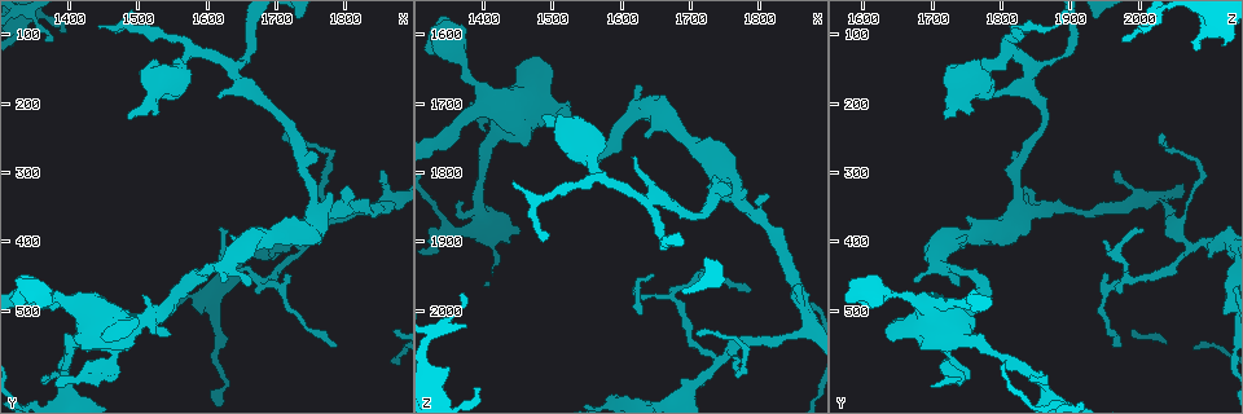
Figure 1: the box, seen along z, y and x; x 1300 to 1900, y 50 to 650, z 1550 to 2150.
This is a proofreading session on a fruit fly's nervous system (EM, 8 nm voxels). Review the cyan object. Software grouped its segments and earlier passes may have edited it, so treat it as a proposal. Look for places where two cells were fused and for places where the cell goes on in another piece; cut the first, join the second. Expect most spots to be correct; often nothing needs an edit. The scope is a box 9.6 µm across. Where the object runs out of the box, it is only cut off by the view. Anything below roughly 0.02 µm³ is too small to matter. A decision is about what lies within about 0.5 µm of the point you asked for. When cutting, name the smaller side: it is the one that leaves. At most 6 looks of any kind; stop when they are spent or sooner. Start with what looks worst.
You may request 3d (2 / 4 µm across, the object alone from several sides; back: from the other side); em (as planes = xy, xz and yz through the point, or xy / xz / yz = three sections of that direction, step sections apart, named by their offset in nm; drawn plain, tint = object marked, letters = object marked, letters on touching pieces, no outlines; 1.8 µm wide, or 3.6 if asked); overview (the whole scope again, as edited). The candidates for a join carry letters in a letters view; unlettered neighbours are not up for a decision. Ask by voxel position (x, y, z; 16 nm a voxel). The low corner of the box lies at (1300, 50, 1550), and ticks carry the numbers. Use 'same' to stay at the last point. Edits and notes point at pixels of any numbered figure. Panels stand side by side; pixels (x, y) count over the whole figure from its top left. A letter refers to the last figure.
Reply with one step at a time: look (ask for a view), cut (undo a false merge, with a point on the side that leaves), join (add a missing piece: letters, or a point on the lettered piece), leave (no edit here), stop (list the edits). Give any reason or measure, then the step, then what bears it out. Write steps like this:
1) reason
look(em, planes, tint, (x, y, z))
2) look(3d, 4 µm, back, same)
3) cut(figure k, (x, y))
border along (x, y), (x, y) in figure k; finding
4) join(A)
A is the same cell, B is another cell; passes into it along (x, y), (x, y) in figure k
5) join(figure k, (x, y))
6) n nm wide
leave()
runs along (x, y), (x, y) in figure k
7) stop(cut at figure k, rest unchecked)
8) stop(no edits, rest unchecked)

branch stops here
look(em, planes, tint, (1395, 95, 2115))

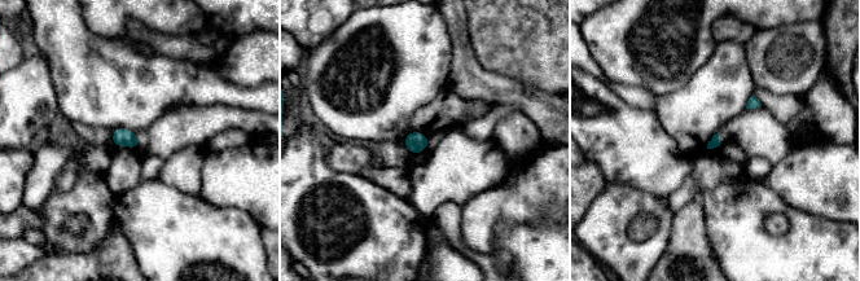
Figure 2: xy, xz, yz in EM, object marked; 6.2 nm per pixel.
look(em, planes, letters, same)

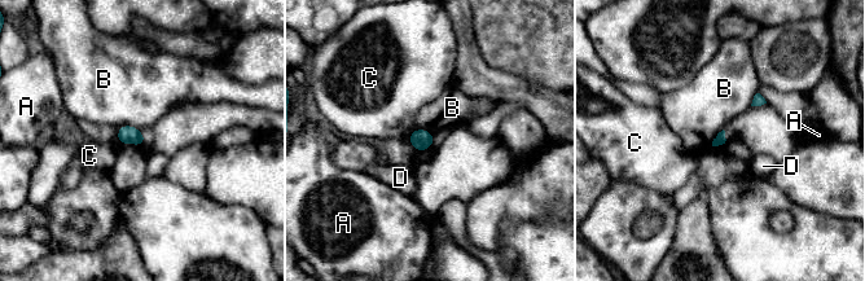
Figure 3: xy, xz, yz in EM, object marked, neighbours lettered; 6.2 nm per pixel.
leave()
A, B, C and D are other cells; border along (117, 128), (134, 126), (144, 137) in figure 3; no lettered piece goes on from it

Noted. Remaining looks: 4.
look(em, planes, tint, (1370, 110, 1975))

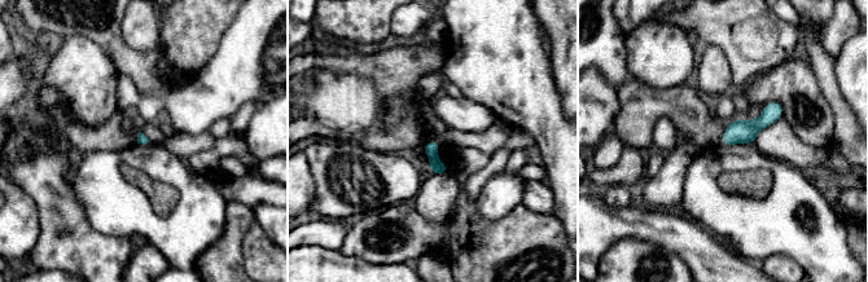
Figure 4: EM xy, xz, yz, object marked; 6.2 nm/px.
see the neighbours
look(em, planes, letters, same)

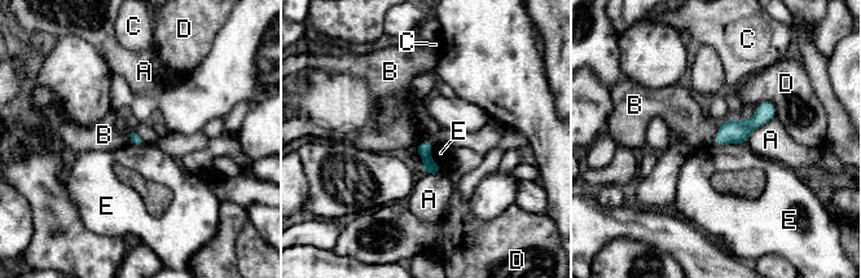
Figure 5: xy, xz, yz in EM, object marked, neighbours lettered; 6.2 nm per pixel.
leave()
A, B, C, D and E are other cells; runs along (772, 107), (738, 132), (717, 140) in figure 5; none of them fits

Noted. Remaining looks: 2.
stop(no edits, rest unchecked)

